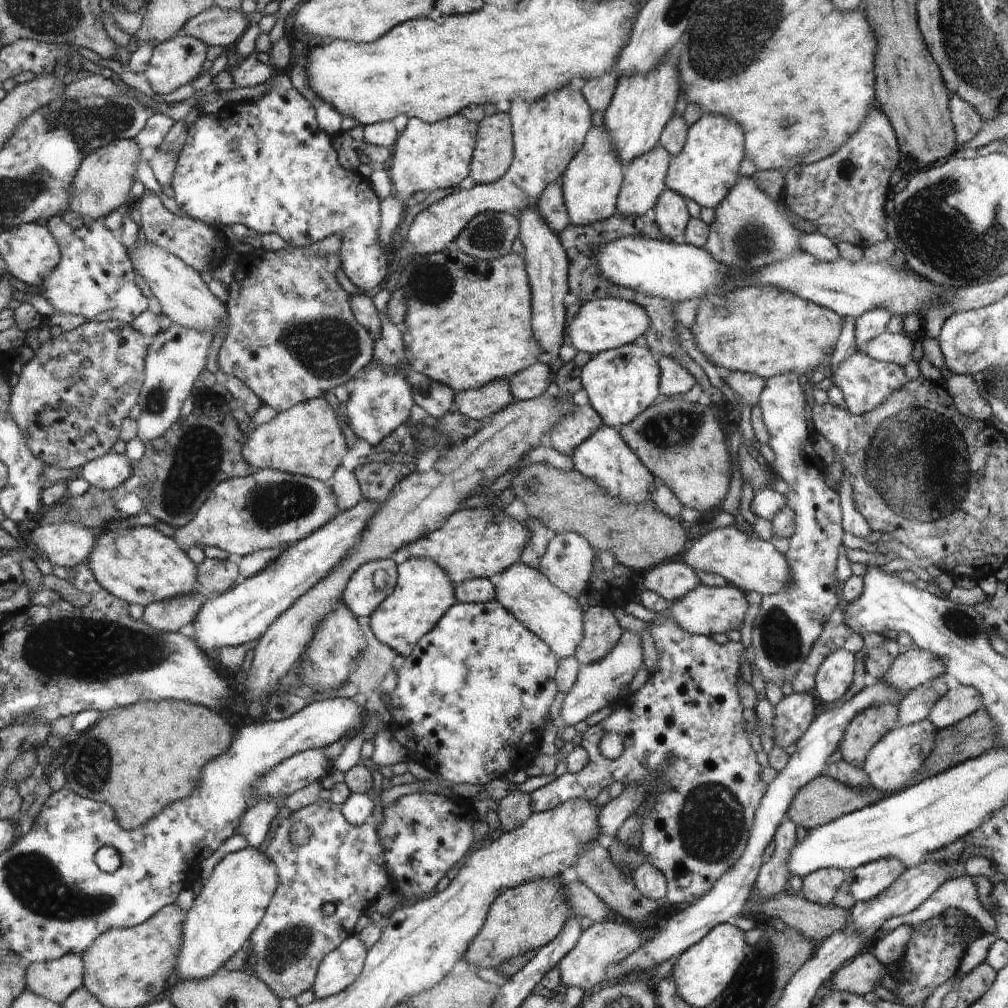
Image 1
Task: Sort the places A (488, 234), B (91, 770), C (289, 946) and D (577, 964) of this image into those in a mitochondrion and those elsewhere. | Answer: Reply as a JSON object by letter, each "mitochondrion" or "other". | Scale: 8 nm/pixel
{"A":"mitochondrion","B":"mitochondrion","C":"mitochondrion","D":"other"}

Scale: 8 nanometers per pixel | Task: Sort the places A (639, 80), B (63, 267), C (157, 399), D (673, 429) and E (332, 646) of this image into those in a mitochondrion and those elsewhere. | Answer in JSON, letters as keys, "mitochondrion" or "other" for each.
{"A":"other","B":"other","C":"mitochondrion","D":"mitochondrion","E":"mitochondrion"}

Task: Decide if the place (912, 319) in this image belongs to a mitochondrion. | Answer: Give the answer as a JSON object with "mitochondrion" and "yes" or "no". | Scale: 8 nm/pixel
{"mitochondrion":"no"}

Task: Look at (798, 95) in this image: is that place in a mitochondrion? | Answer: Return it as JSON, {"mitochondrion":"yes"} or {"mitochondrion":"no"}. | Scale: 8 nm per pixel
{"mitochondrion":"no"}

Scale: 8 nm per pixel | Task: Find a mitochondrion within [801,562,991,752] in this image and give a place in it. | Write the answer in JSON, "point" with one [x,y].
{"point":[961,623]}

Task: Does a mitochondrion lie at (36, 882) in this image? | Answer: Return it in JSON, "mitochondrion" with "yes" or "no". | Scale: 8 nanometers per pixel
{"mitochondrion":"yes"}

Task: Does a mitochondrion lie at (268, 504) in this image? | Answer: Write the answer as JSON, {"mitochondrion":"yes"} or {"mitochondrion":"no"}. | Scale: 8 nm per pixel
{"mitochondrion":"yes"}

